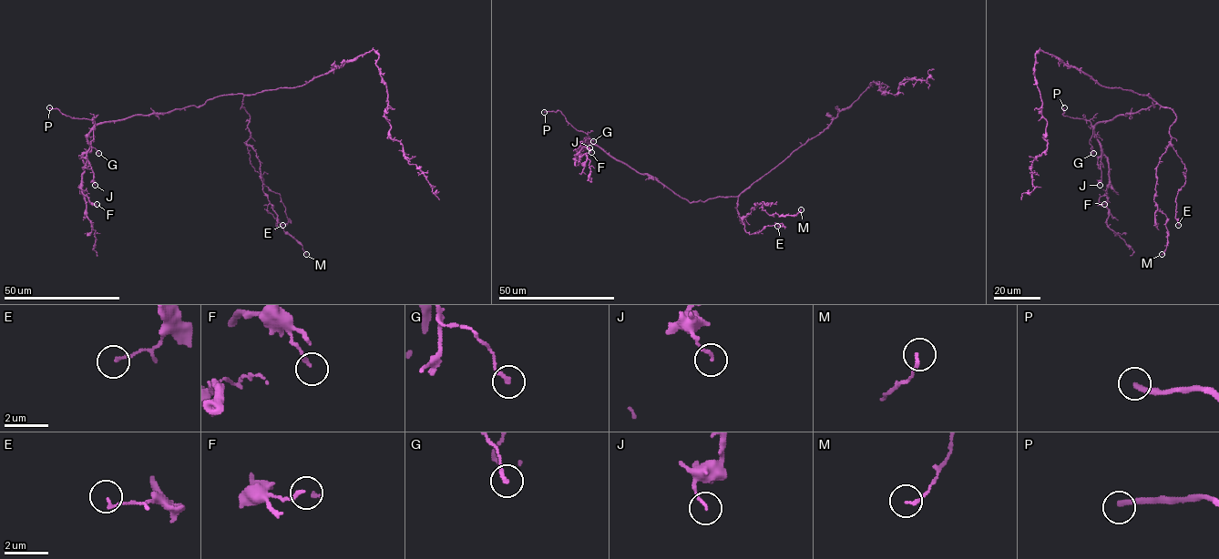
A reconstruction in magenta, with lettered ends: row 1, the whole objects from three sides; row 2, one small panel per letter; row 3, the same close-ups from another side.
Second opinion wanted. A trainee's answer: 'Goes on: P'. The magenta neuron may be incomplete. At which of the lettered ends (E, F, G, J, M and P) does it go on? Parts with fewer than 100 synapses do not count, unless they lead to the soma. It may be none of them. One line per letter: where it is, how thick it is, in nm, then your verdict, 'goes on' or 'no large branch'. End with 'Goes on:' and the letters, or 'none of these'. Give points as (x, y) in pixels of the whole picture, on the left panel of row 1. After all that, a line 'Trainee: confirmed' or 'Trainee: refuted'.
E: place (282, 225); calibre 110 nm; no large branch
F: place (97, 204); calibre 170 nm; no large branch
G: place (98, 153); calibre 170 nm; no large branch
J: place (95, 185); calibre 130 nm; no large branch
M: place (306, 254); calibre 140 nm; no large branch
P: place (49, 107); calibre 240 nm; goes on
Goes on: P
Trainee: confirmed

